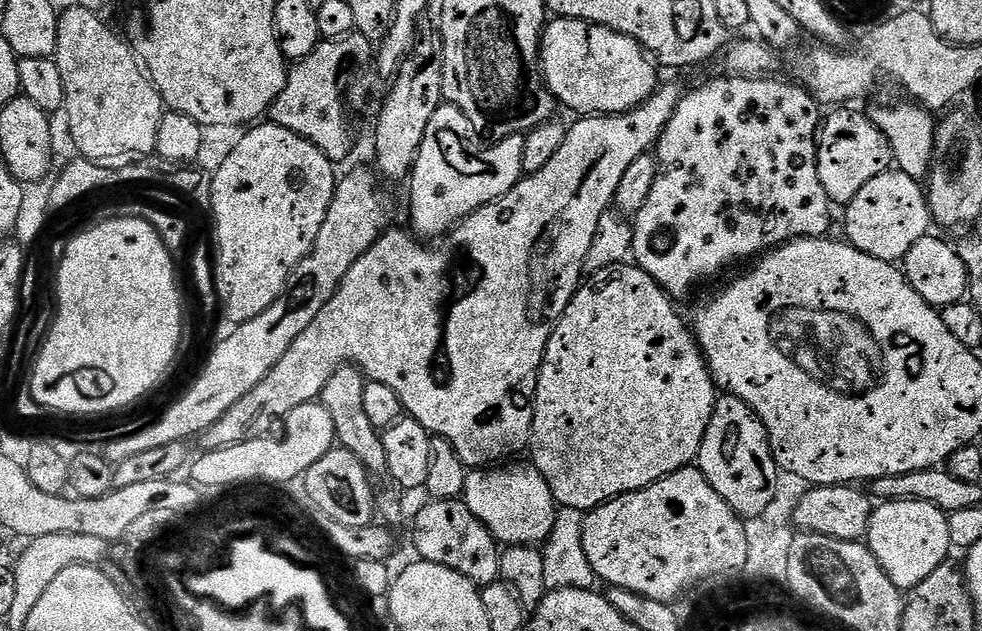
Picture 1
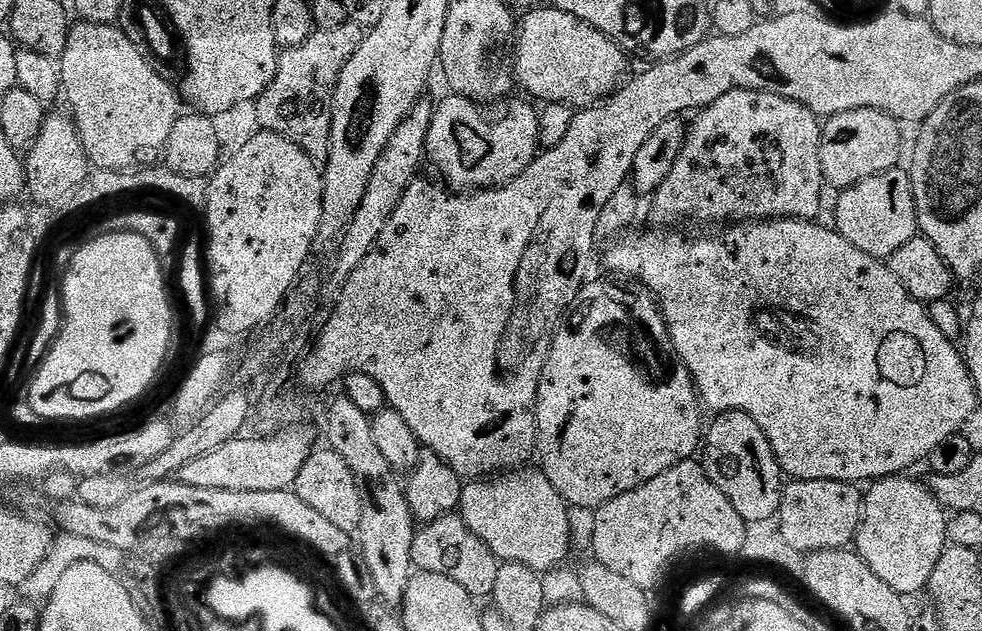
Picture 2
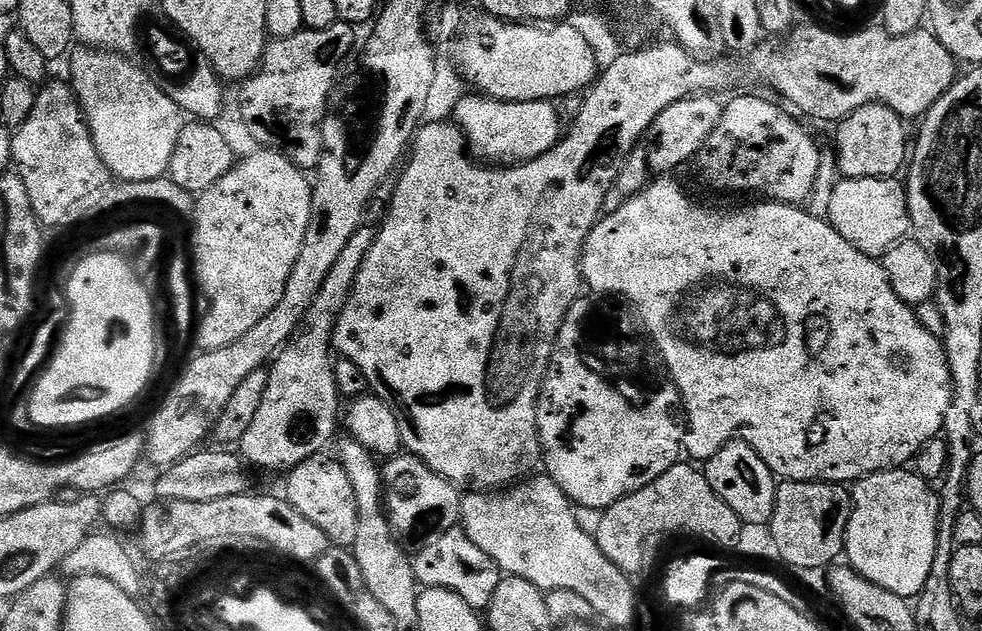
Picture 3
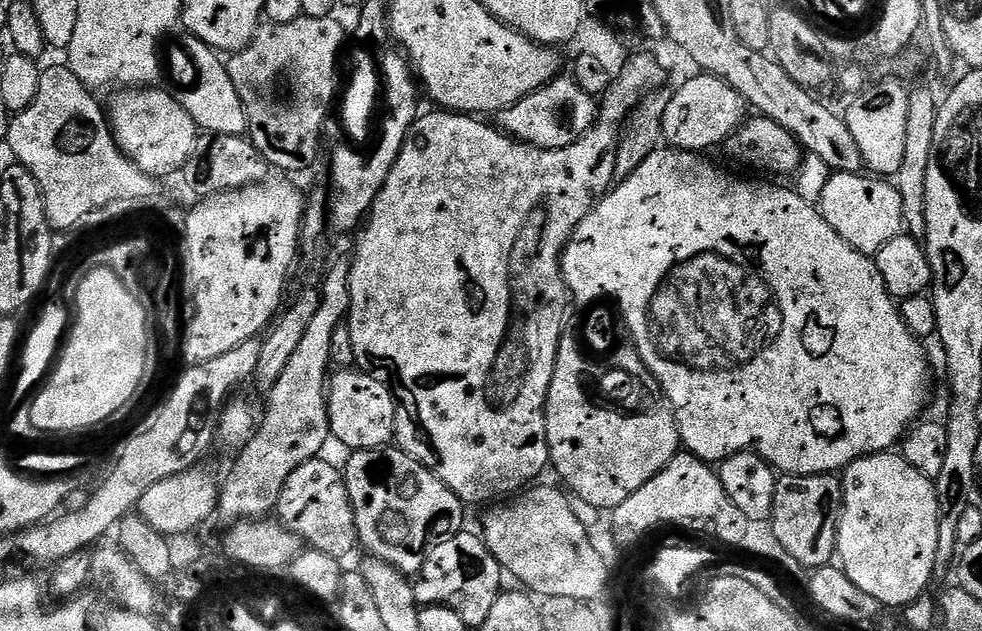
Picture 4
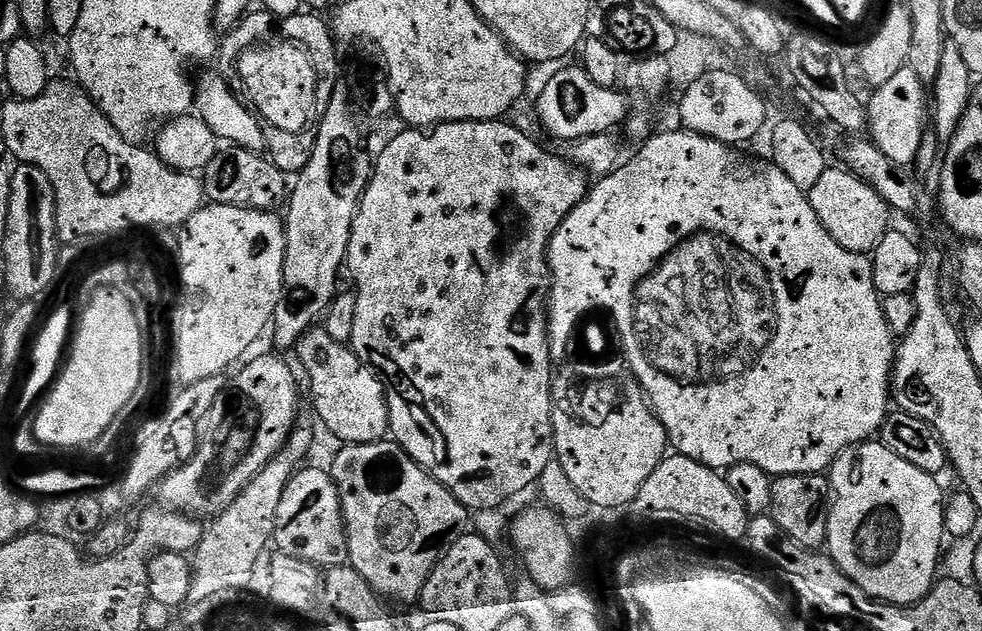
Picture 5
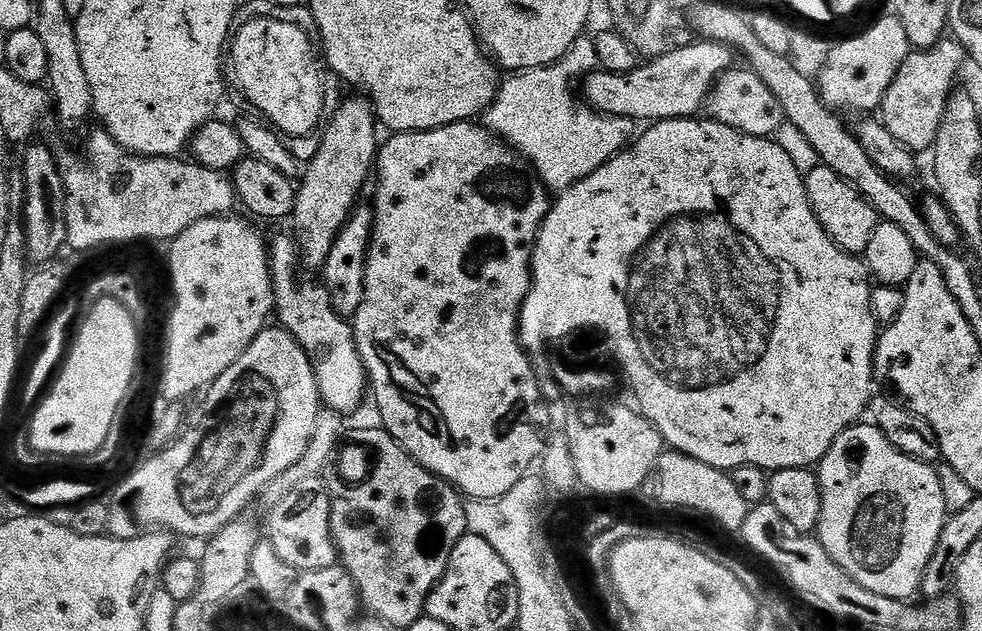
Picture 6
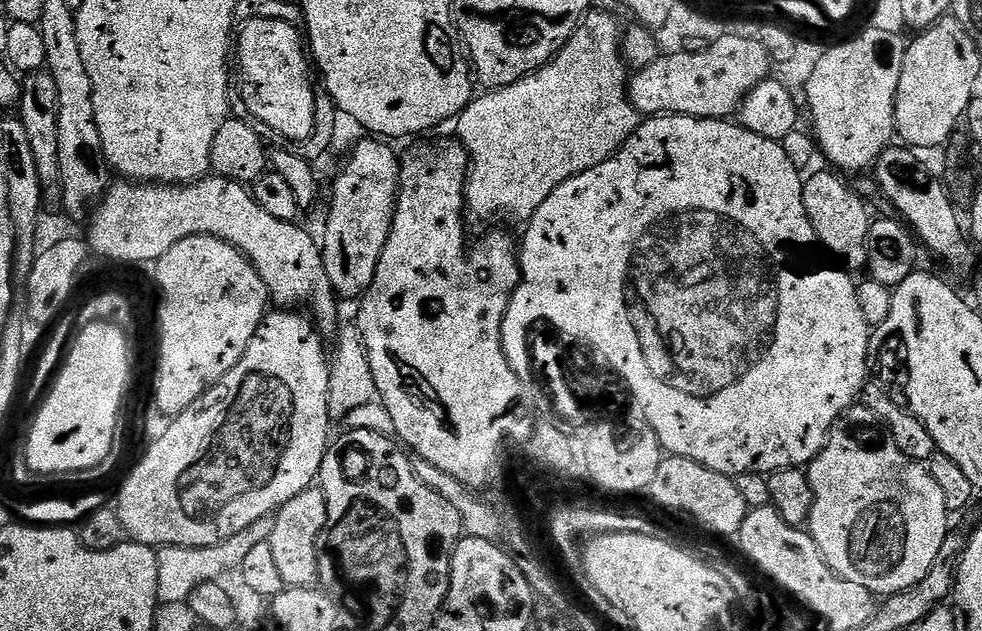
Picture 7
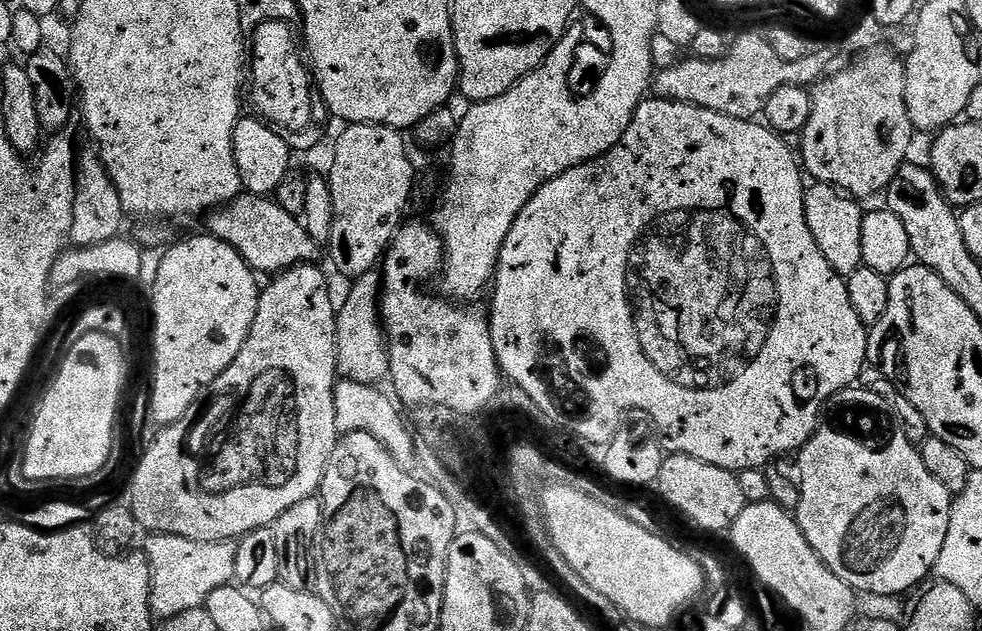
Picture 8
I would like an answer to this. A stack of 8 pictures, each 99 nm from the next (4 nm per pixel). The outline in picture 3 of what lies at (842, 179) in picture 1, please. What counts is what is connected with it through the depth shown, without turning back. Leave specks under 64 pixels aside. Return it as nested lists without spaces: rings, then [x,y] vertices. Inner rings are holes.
[[[868,104],[852,112],[839,121],[836,132],[836,149],[834,155],[839,165],[841,177],[857,180],[858,178],[889,178],[897,175],[896,171],[905,167],[910,156],[910,136],[904,129],[905,117],[899,116],[885,104]]]

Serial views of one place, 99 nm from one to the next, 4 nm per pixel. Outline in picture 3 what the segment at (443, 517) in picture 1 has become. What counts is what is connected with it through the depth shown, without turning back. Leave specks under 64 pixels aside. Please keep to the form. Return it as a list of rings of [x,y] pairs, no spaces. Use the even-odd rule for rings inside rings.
[[[460,526],[445,532],[433,532],[425,540],[428,541],[414,552],[412,561],[417,585],[424,588],[445,588],[458,594],[458,598],[465,600],[472,608],[487,609],[502,578],[500,567],[496,565],[494,558],[490,558],[486,550],[476,546]]]

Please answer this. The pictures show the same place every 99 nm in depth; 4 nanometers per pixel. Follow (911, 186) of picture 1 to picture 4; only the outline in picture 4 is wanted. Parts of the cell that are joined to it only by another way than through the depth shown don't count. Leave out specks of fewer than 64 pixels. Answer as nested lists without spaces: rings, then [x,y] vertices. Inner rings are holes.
[[[832,172],[826,182],[818,205],[822,218],[854,250],[875,257],[886,242],[901,235],[902,194],[898,194],[895,183],[872,174],[854,172]]]

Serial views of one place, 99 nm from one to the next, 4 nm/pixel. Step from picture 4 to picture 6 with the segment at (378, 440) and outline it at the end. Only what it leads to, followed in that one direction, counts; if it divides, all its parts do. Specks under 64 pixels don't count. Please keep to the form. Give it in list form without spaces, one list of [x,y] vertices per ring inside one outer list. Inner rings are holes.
[[[291,235],[276,236],[270,240],[268,268],[272,271],[274,290],[274,316],[279,327],[285,328],[306,350],[312,363],[314,378],[318,382],[323,407],[332,408],[341,414],[356,412],[369,391],[368,372],[358,354],[356,333],[353,325],[343,320],[330,302],[330,294],[323,283],[311,284],[300,280],[296,271],[301,271],[300,250]]]

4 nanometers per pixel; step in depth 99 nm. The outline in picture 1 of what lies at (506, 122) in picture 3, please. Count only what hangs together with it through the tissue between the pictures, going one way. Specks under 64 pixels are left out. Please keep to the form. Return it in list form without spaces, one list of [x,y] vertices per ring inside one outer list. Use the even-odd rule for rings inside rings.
[[[447,102],[441,103],[434,118],[430,118],[430,126],[426,126],[426,138],[422,138],[416,165],[412,167],[412,193],[408,196],[411,231],[420,238],[443,237],[482,206],[501,200],[525,175],[523,149],[523,135],[485,143],[462,110]]]

